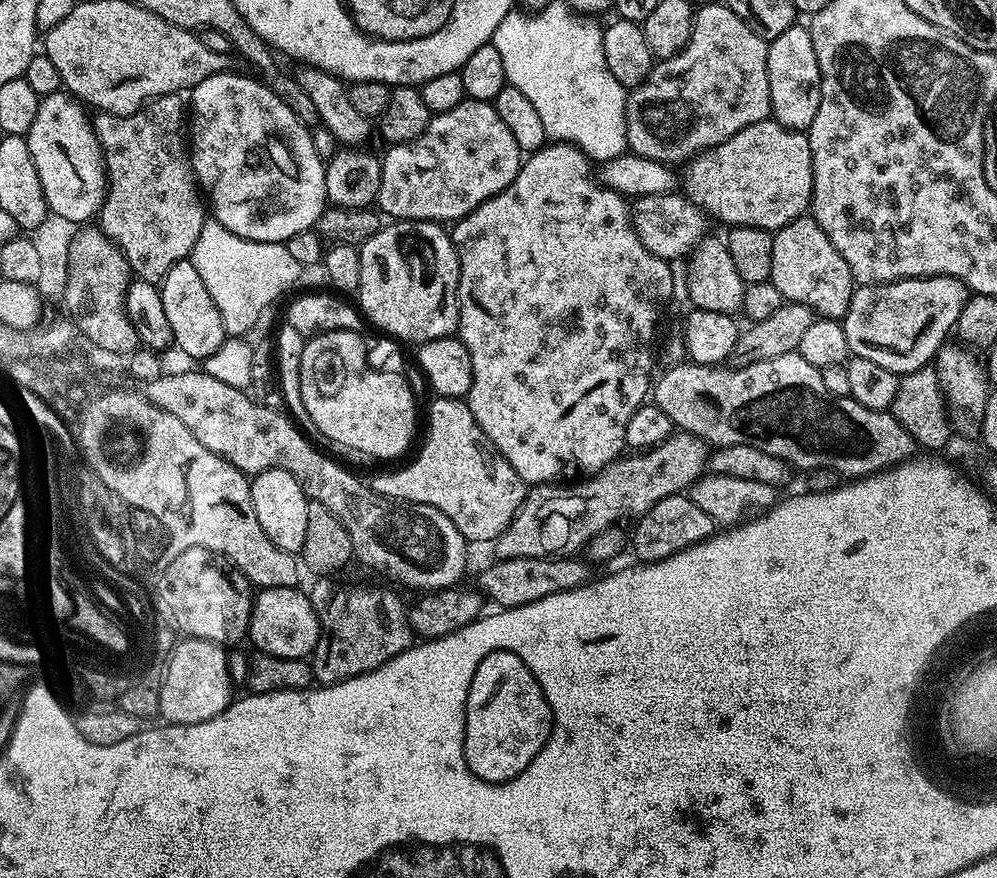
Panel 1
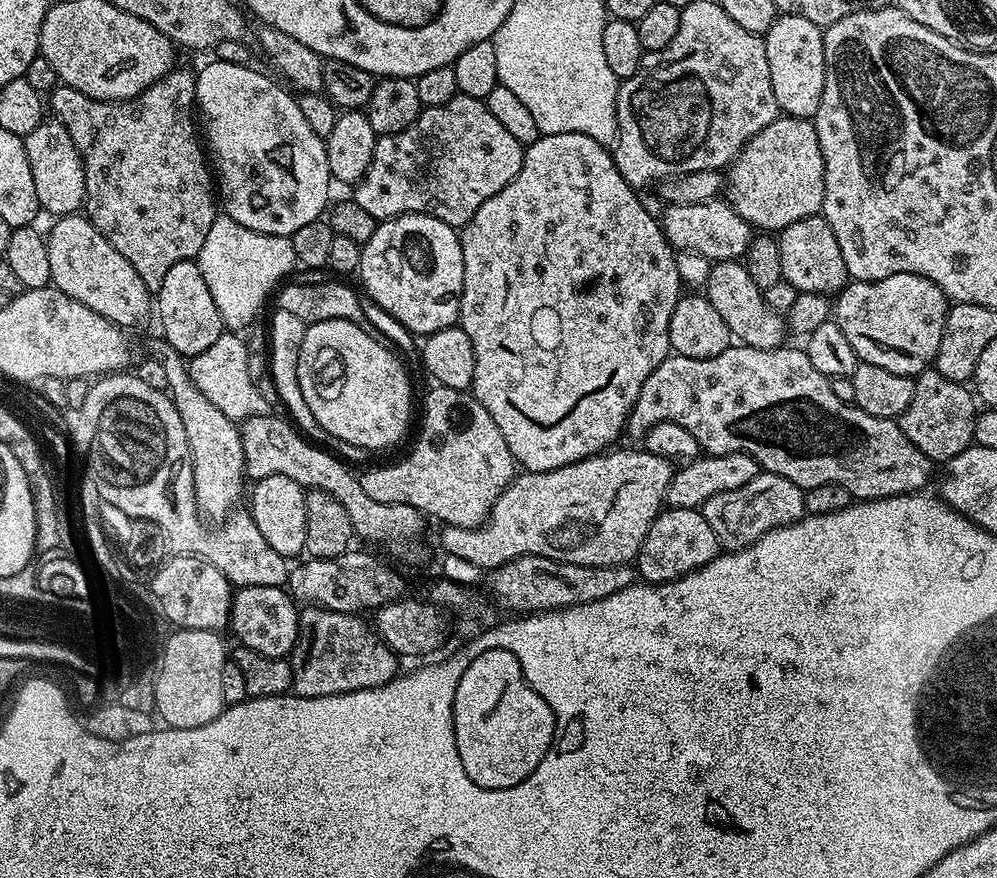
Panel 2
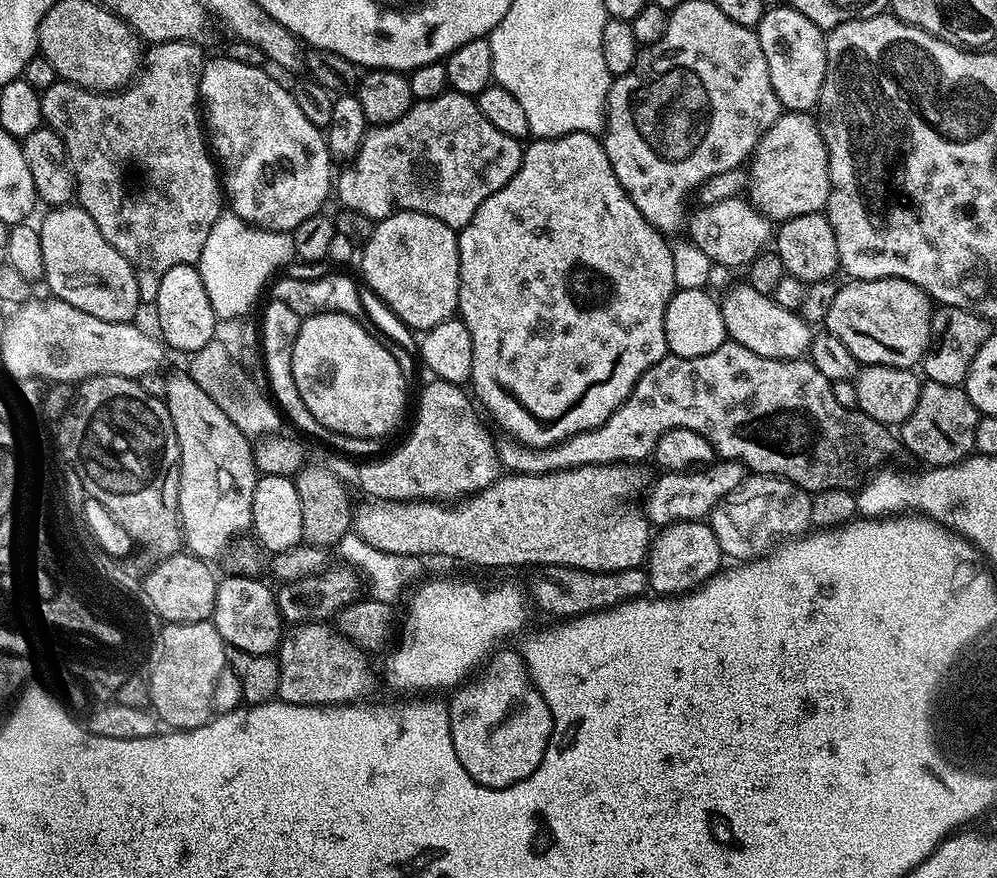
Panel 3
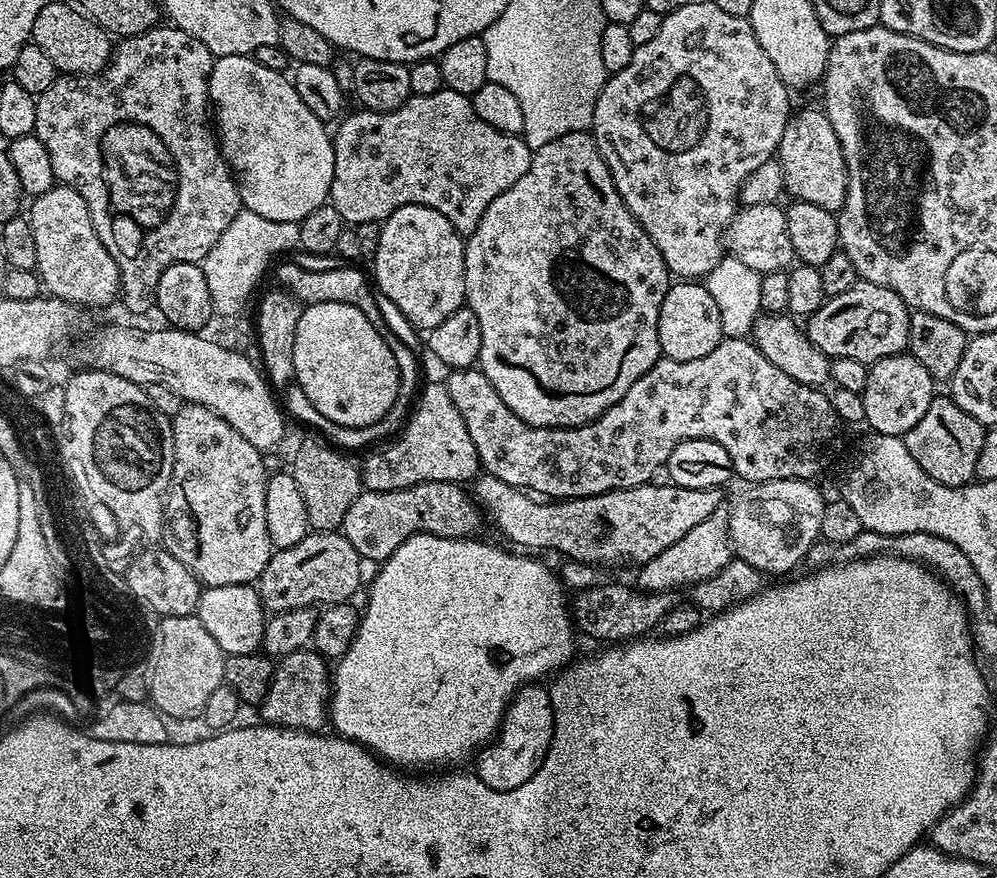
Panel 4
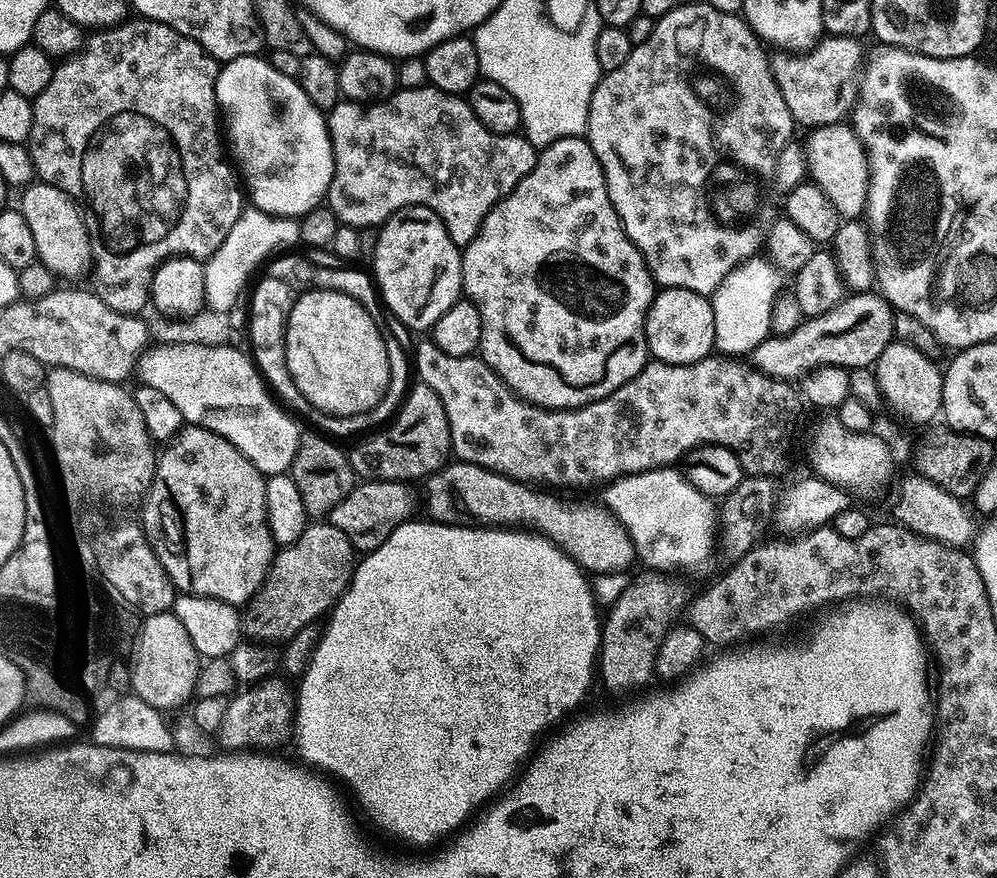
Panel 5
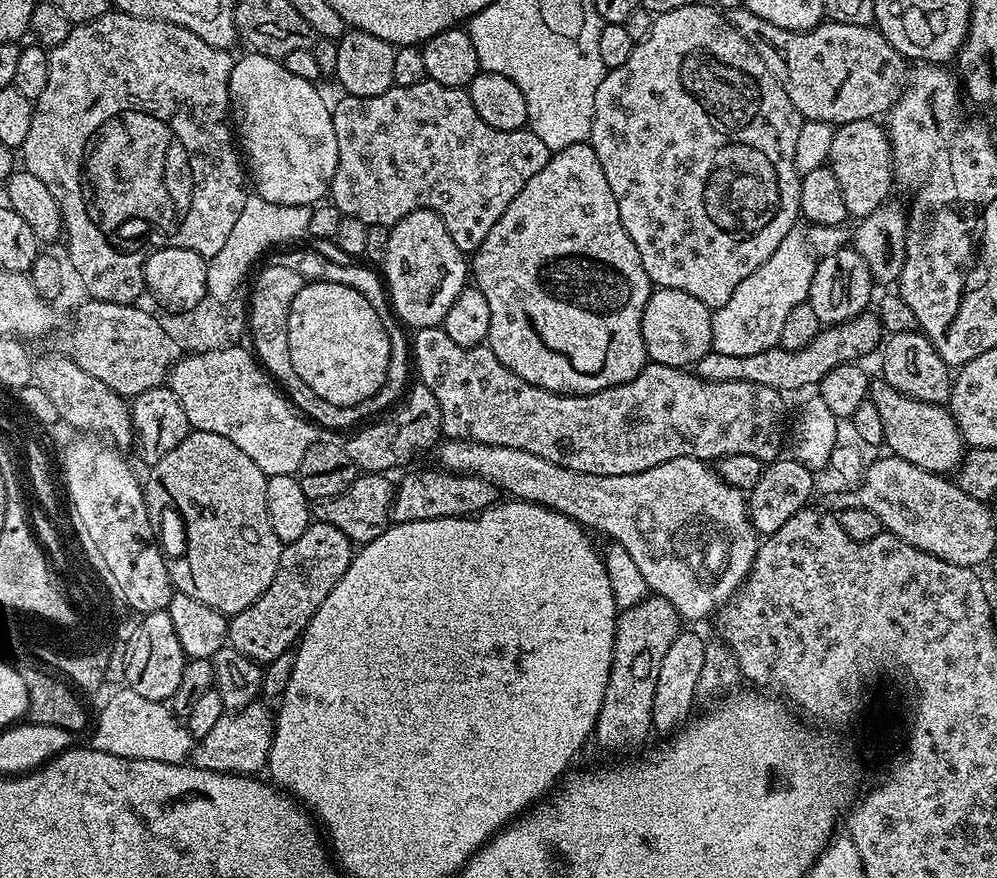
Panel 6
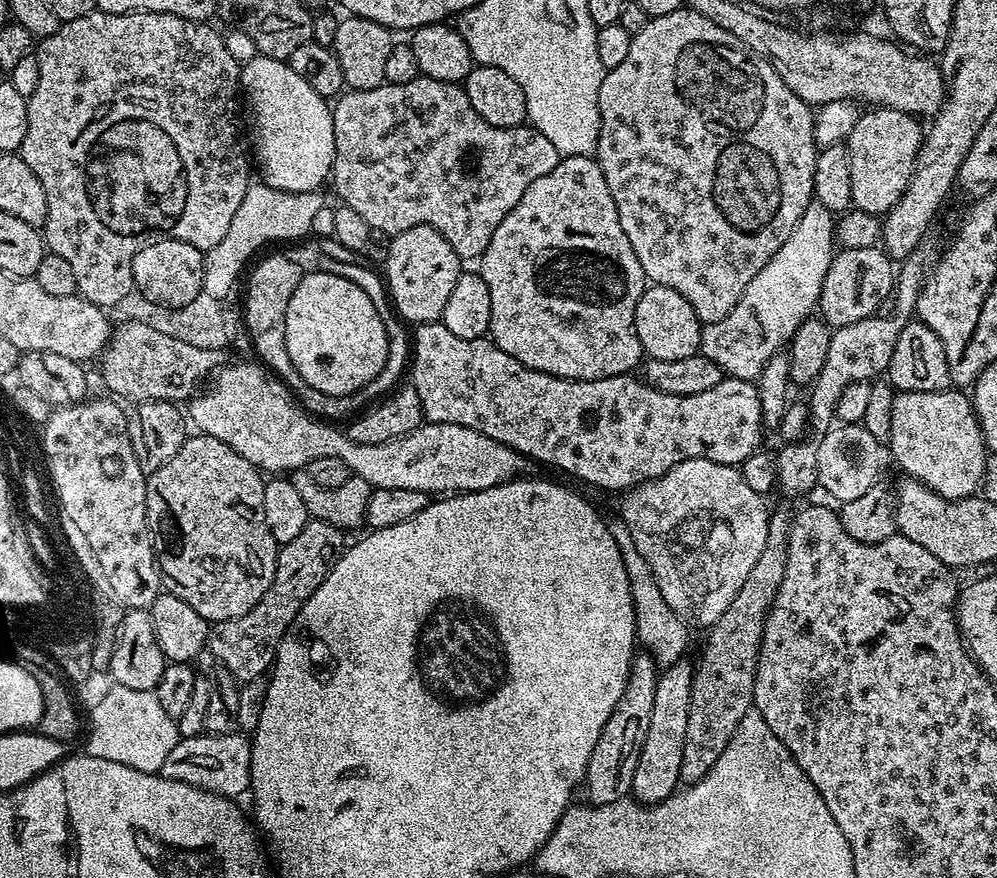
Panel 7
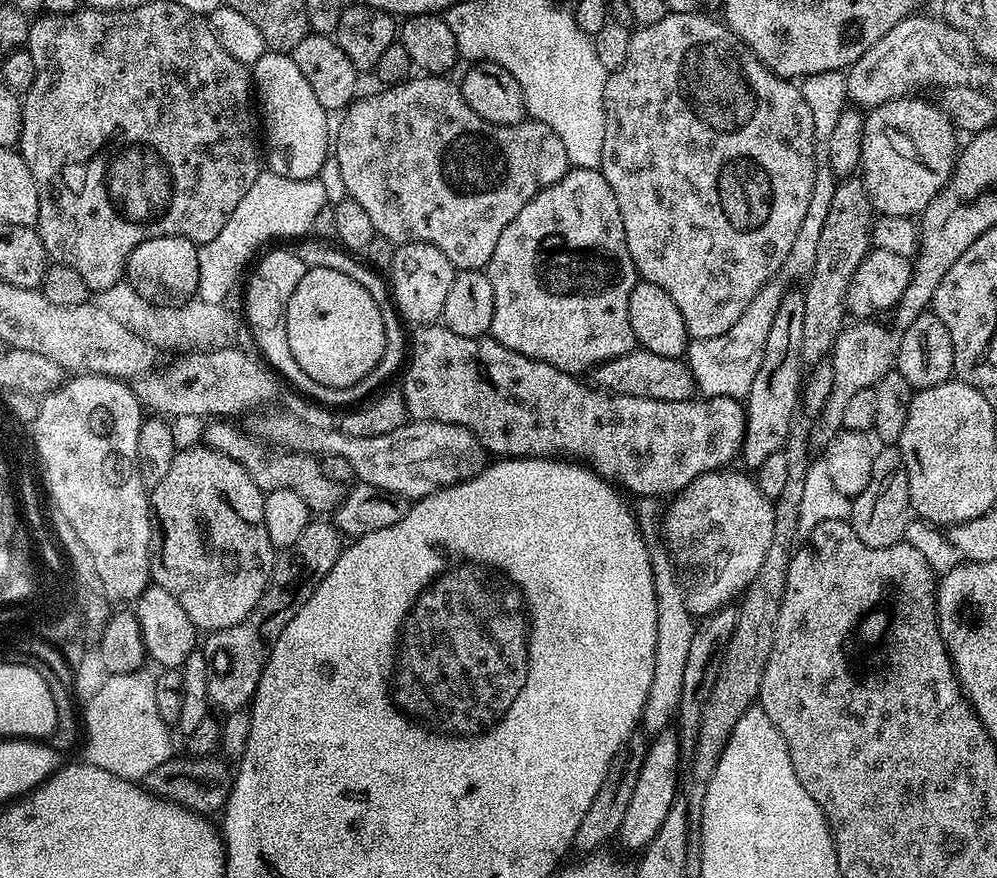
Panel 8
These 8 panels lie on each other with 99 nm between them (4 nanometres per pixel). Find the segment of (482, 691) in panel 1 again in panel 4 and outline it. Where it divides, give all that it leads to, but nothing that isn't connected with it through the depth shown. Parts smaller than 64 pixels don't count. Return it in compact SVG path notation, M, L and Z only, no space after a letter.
M540 684L523 685L504 712L496 739L477 753L475 775L484 785L499 792L514 790L528 782L548 753L553 728L553 706L547 689Z

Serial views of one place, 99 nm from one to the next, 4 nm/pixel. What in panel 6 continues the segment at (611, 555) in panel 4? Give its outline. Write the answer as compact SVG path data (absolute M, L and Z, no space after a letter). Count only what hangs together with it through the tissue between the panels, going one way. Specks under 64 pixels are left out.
M405 471L403 473L405 476L401 478L400 484L398 480L392 493L392 515L390 517L392 524L422 522L451 516L472 518L483 508L489 508L491 504L497 503L498 489L490 482L486 482L486 478L468 476L465 472L435 471Z

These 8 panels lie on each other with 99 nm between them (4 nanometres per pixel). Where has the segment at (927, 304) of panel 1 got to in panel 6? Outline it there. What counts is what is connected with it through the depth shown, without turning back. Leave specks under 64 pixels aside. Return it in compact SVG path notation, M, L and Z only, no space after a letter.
M865 310L841 324L821 327L820 332L808 341L804 347L788 352L782 347L762 350L762 354L722 354L710 351L694 366L694 371L702 380L741 380L742 382L758 382L762 386L770 386L781 394L796 392L799 388L819 385L820 379L834 366L859 361L860 356L868 356L879 349L882 344L882 327L877 313Z

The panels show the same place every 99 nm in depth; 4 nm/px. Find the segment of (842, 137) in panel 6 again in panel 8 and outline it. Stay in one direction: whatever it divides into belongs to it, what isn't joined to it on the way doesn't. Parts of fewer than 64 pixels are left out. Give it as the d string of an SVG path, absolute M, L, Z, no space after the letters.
M912 94L901 96L898 100L891 100L871 109L864 118L859 171L862 173L868 197L872 199L872 207L880 214L919 217L929 202L947 184L958 159L958 144L956 148L958 132L951 117L944 112L939 103L932 101L931 104L928 100L915 100L916 98Z

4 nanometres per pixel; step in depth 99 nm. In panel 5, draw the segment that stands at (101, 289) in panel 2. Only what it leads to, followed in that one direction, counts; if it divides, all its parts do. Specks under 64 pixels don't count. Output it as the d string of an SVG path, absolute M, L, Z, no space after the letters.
M33 182L19 193L19 212L26 218L30 231L34 233L36 258L41 260L58 278L76 282L79 276L89 275L93 267L92 243L88 237L88 227L84 225L82 209L71 196L53 184Z

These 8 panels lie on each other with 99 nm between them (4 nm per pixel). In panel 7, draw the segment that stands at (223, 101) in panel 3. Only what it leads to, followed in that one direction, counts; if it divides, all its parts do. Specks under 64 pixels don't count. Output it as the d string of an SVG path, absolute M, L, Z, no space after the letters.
M255 59L241 67L240 87L246 108L252 111L254 160L260 163L263 183L287 192L323 189L334 162L334 122L329 101L306 86L285 61Z

